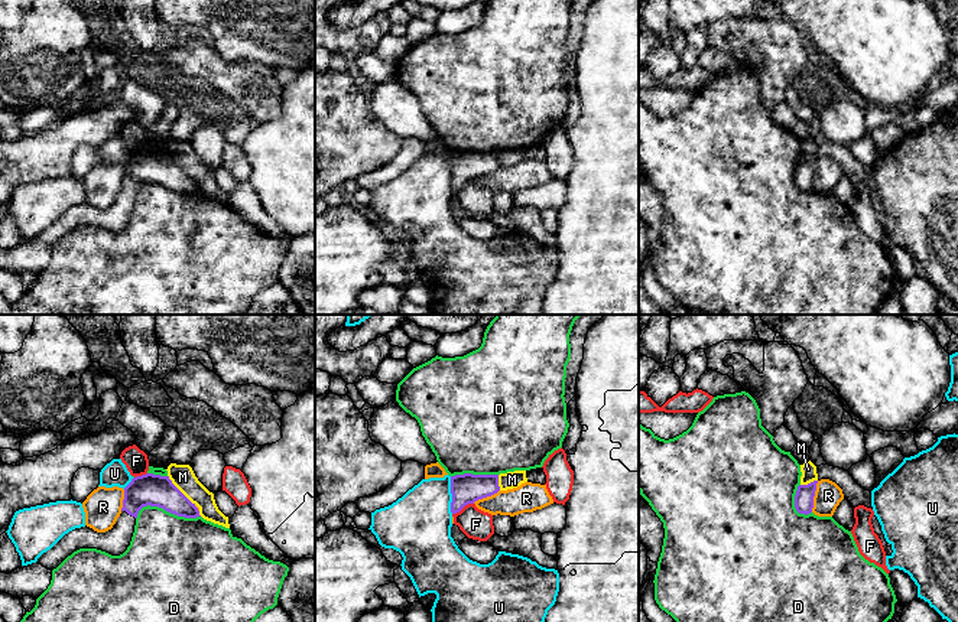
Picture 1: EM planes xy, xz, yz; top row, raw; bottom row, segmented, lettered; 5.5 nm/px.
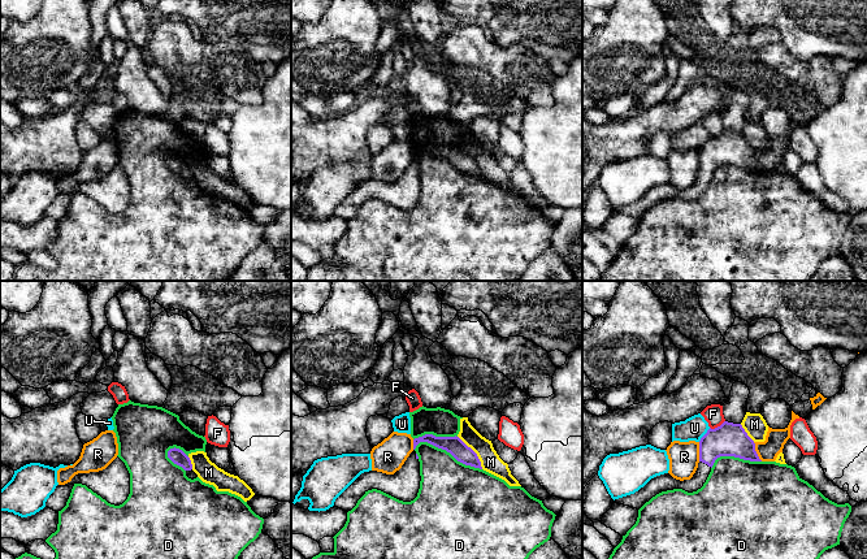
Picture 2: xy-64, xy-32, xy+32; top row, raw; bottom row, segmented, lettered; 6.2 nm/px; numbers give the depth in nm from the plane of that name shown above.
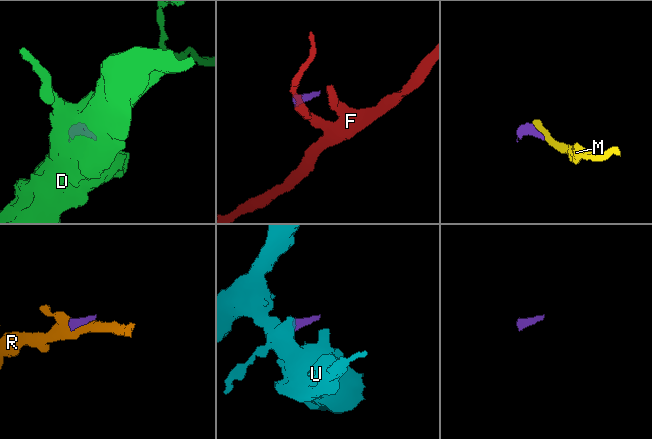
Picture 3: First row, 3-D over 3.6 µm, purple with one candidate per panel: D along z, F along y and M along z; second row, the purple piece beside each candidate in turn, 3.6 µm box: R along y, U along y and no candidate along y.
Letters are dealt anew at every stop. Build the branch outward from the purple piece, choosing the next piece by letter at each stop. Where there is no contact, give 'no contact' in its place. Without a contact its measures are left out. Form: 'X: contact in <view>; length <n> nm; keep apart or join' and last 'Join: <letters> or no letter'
D: contact in xy; length 360 nm; keep apart
F: contact in xz; length 140 nm; keep apart
M: contact in xy; length 220 nm; keep apart
R: contact in yz; length 180 nm; keep apart
U: contact in xz; length 200 nm; keep apart
Join: no letter

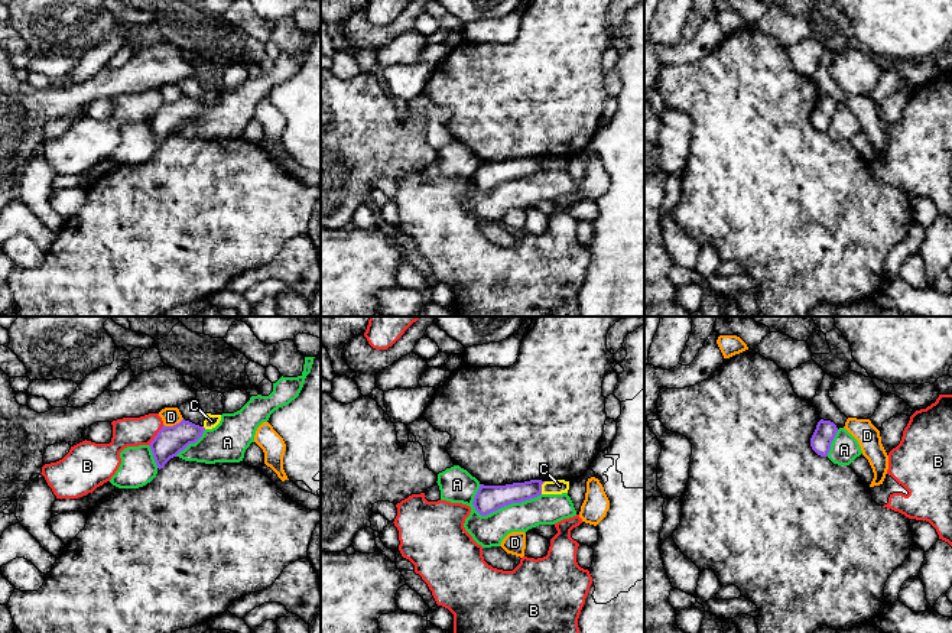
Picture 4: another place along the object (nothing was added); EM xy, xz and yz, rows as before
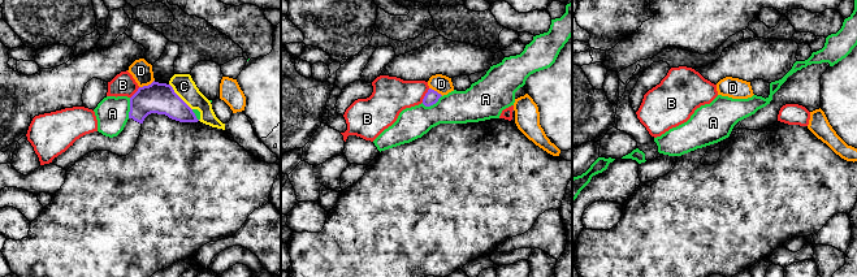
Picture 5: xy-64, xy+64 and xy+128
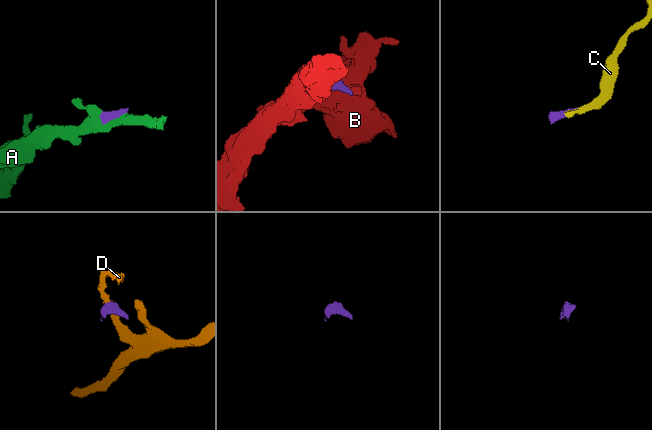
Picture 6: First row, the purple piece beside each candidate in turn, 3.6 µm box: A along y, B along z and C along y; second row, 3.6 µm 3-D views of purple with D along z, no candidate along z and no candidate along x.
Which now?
A: contact in xz; length 400 nm; keep apart
B: contact in xy; length 150 nm; keep apart
C: contact in xz; length 80 nm; keep apart
D: contact in xy; length 120 nm; keep apart
Join: no letter

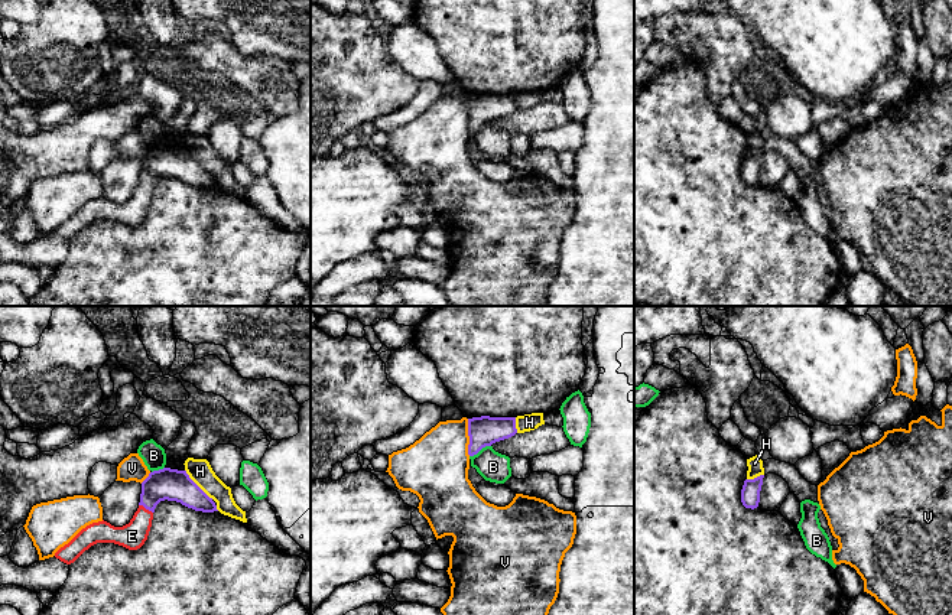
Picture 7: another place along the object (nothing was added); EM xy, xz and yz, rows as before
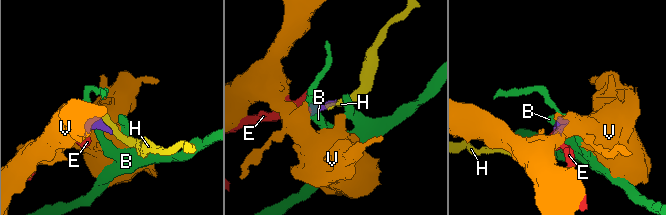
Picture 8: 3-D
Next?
B: contact in xz; length 140 nm; keep apart
E: contact in xy; length 90 nm; join
H: contact in xy; length 220 nm; keep apart
V: contact in xz; length 200 nm; keep apart
Join: E

